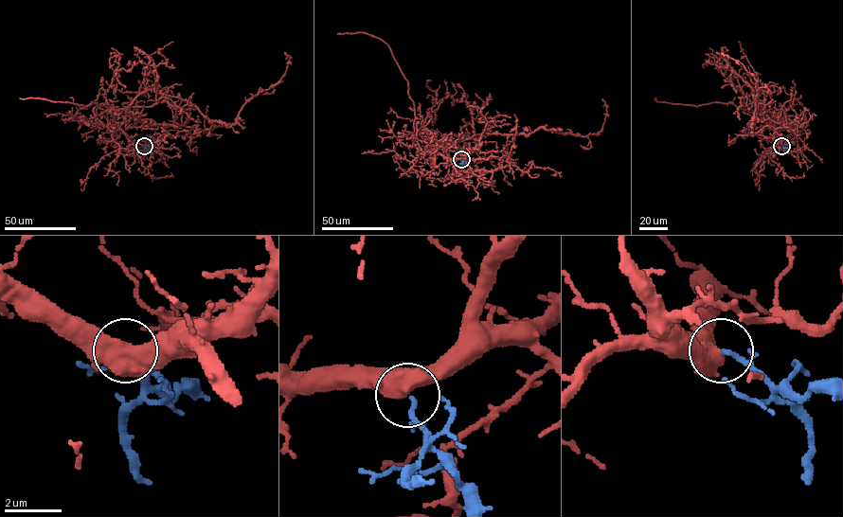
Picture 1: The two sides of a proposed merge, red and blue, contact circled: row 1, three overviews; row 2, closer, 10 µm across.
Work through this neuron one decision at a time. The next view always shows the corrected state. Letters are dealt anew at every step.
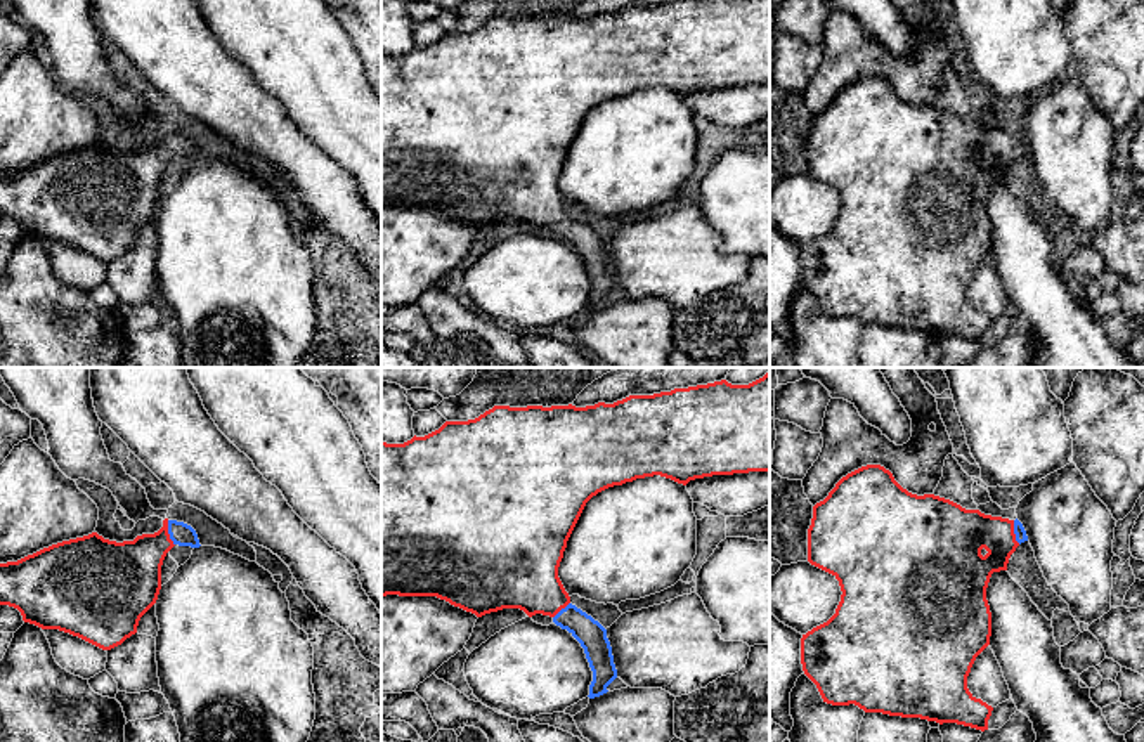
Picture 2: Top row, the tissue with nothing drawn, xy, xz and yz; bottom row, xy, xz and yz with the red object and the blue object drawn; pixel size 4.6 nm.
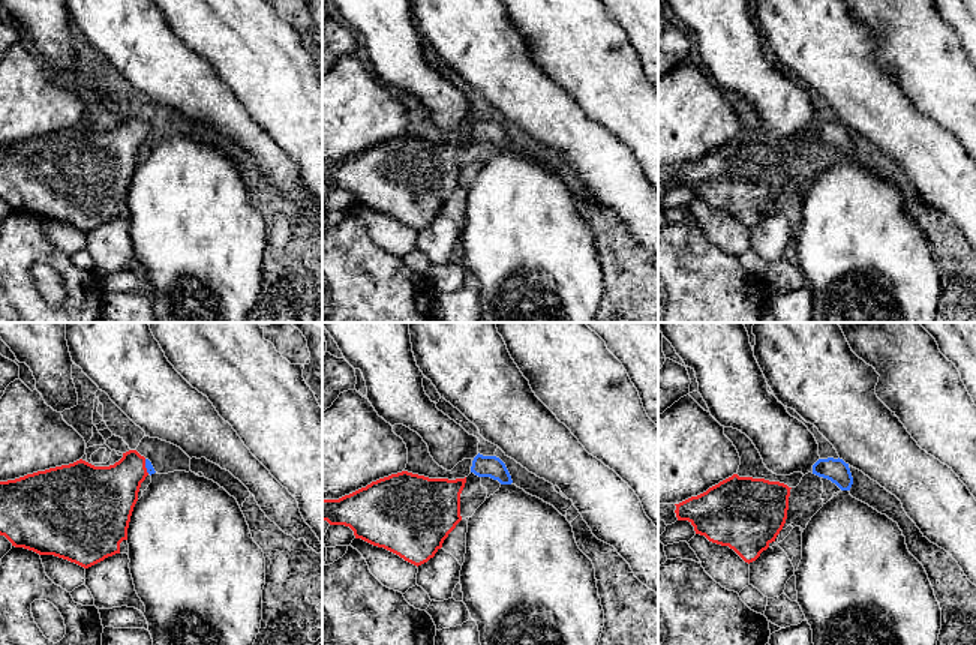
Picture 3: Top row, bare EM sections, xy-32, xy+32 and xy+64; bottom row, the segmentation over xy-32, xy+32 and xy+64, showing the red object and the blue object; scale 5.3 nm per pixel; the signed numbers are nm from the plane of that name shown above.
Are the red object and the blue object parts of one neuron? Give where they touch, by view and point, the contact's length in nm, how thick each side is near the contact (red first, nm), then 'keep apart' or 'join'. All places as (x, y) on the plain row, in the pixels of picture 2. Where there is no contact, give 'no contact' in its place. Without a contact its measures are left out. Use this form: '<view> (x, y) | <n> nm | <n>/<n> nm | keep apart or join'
xy (167, 144) | 120 nm | 280/110 nm | join

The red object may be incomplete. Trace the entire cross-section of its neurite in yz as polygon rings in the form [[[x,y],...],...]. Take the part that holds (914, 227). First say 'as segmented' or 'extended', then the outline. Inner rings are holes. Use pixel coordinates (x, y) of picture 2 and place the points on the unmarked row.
extended; [[[881,76],[861,78],[842,88],[829,107],[813,118],[813,130],[808,140],[808,173],[832,186],[841,198],[841,213],[835,225],[823,236],[813,239],[801,250],[801,276],[804,286],[816,296],[823,314],[832,317],[855,316],[865,324],[882,324],[901,329],[920,329],[927,333],[957,335],[976,342],[988,342],[993,319],[976,310],[967,300],[967,288],[976,269],[990,257],[991,224],[986,212],[986,199],[993,184],[1007,182],[1016,159],[1028,153],[1023,135],[1002,128],[985,127],[979,121],[965,121],[960,116],[934,107],[917,107],[903,101],[889,81]]]

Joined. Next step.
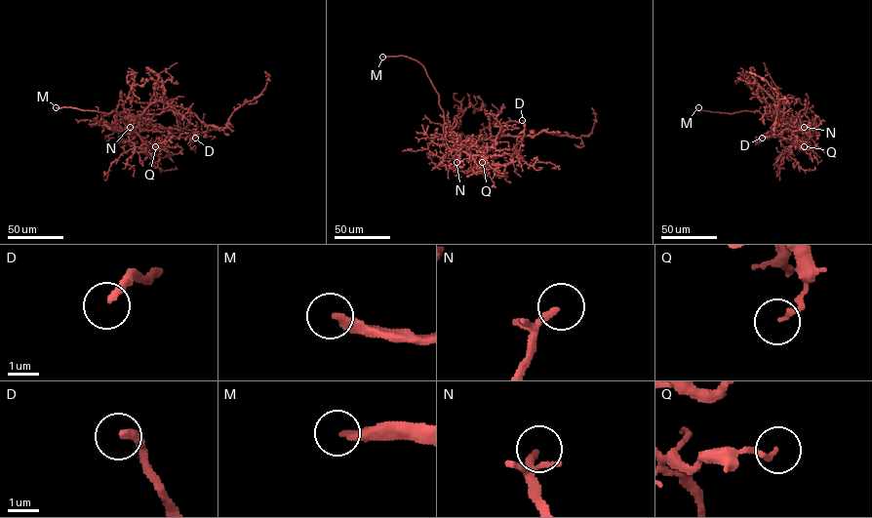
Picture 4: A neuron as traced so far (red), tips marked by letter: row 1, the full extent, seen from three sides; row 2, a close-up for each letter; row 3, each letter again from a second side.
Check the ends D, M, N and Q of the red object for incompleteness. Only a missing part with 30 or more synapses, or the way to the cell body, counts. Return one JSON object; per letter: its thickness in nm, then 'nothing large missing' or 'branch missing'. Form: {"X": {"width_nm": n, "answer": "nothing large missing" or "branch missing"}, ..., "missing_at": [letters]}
{"D": {"width_nm": 240, "answer": "branch missing"}, "M": {"width_nm": 240, "answer": "branch missing"}, "N": {"width_nm": 160, "answer": "branch missing"}, "Q": {"width_nm": 150, "answer": "nothing large missing"}, "missing_at": ["D", "M", "N"]}

